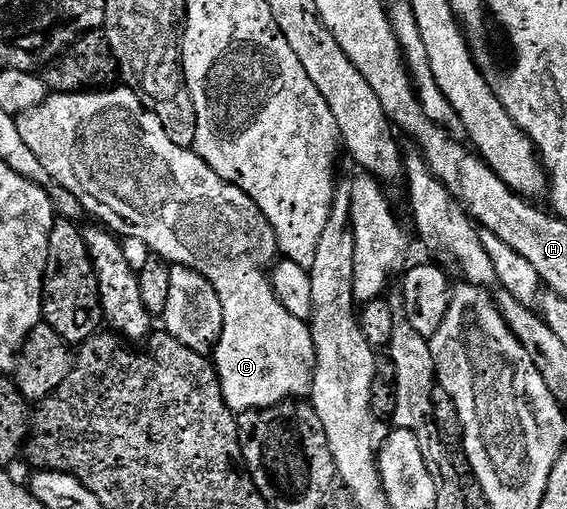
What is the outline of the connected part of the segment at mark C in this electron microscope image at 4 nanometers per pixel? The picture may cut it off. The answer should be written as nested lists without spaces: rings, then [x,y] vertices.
[[[101,88],[79,94],[52,92],[42,104],[38,104],[38,108],[30,108],[30,112],[19,115],[16,123],[22,141],[29,146],[30,152],[34,152],[34,156],[38,156],[38,160],[42,160],[42,168],[46,168],[53,183],[59,189],[73,194],[79,200],[80,209],[85,215],[93,214],[100,221],[97,223],[103,224],[111,233],[121,239],[142,240],[147,244],[151,253],[164,258],[172,266],[185,266],[191,270],[198,270],[202,276],[206,276],[206,280],[210,280],[210,284],[214,284],[214,292],[218,292],[218,300],[222,300],[222,312],[224,313],[222,336],[214,351],[214,365],[216,375],[220,377],[222,394],[232,411],[267,410],[268,407],[279,406],[282,402],[303,399],[311,391],[316,372],[316,349],[312,331],[308,322],[298,320],[298,316],[290,316],[290,312],[286,312],[286,308],[282,308],[280,297],[276,295],[276,290],[272,286],[270,271],[277,261],[278,247],[276,233],[270,220],[266,220],[266,216],[262,216],[262,208],[258,208],[258,204],[254,204],[254,200],[250,200],[250,196],[246,196],[246,192],[242,192],[242,188],[222,180],[222,176],[218,176],[218,172],[214,172],[214,168],[210,168],[210,164],[206,164],[197,156],[195,149],[174,144],[174,140],[170,140],[170,136],[166,136],[166,128],[162,124],[162,120],[158,120],[158,116],[154,116],[154,112],[144,109],[144,103],[140,101],[139,93],[135,89]]]

